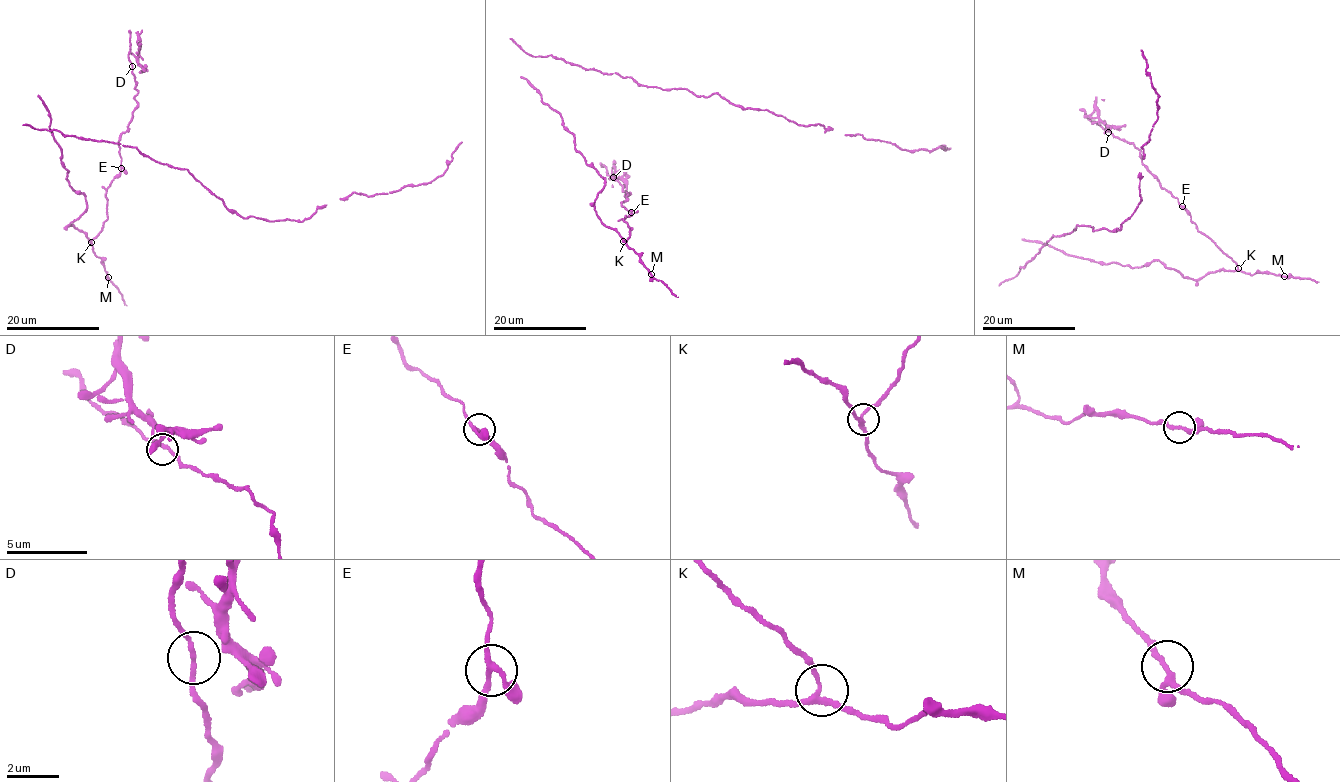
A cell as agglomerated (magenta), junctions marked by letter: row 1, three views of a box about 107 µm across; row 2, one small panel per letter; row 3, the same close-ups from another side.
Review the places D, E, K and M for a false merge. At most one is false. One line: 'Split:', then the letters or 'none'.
Split: none

